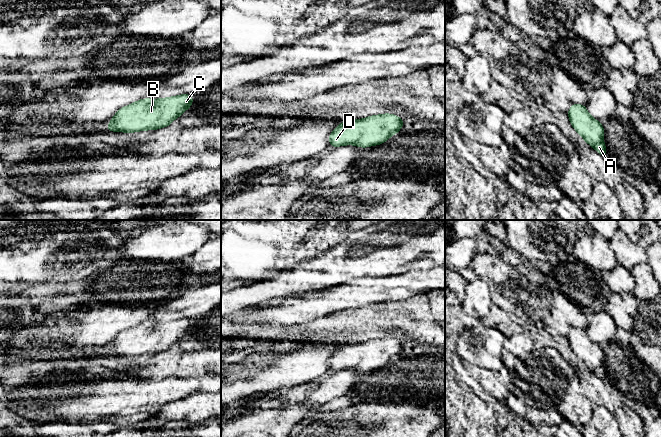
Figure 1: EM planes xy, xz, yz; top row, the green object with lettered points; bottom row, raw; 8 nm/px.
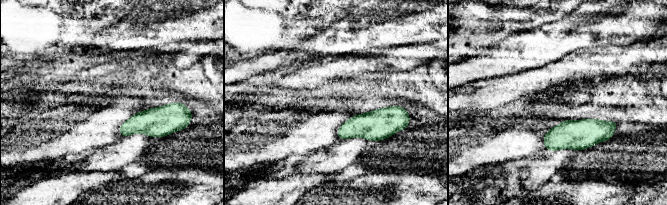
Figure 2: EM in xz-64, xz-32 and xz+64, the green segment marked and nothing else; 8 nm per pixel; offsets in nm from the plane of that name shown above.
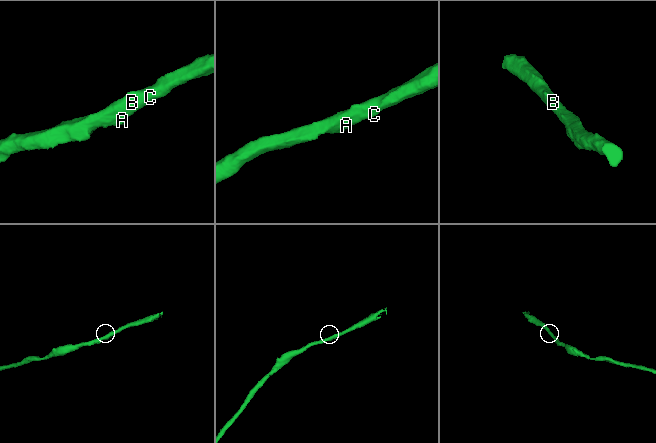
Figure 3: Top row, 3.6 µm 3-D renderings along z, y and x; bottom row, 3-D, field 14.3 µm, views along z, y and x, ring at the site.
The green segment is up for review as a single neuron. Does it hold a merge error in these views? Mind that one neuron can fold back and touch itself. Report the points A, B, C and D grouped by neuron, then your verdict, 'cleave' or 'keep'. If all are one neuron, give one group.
A B C D | keep

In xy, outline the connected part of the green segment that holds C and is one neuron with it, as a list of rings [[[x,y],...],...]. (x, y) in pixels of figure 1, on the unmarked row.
[[[189,318],[161,322],[140,323],[117,335],[106,355],[133,357],[168,351],[188,334],[194,321]]]

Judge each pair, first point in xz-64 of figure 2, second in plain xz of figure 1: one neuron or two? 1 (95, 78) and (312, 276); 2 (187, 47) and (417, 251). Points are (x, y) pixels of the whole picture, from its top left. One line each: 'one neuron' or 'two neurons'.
1: two neurons
2: two neurons

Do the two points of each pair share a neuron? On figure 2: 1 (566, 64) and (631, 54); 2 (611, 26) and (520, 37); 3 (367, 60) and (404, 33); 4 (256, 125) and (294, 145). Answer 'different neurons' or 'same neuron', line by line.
1: same neuron
2: same neuron
3: different neurons
4: same neuron

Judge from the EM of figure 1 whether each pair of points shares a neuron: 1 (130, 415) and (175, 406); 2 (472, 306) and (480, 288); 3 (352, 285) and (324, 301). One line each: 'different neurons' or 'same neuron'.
1: different neurons
2: same neuron
3: same neuron

